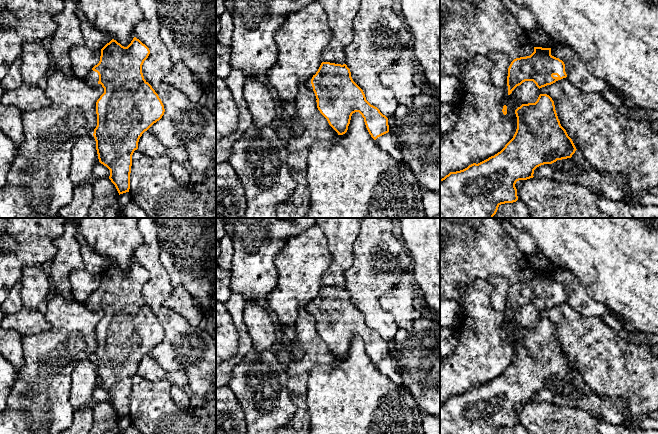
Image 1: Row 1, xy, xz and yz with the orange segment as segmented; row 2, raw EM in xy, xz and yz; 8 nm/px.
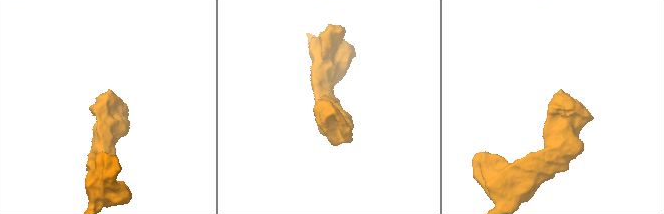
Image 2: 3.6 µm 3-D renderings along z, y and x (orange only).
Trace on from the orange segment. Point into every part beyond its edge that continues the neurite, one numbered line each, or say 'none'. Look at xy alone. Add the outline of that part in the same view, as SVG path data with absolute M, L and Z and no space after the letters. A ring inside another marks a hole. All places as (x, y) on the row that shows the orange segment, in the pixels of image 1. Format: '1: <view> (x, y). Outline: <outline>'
1: xy (92, 78). Outline: M92 69L89 71L84 81L91 87L102 86L101 84L98 83L99 81L98 73L93 71Z

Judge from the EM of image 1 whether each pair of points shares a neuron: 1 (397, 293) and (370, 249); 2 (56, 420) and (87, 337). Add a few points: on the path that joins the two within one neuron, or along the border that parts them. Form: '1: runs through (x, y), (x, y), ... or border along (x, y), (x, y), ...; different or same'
1: border along (409, 270), (380, 298), (382, 308); different
2: runs through (56, 399), (56, 371), (66, 358); same

